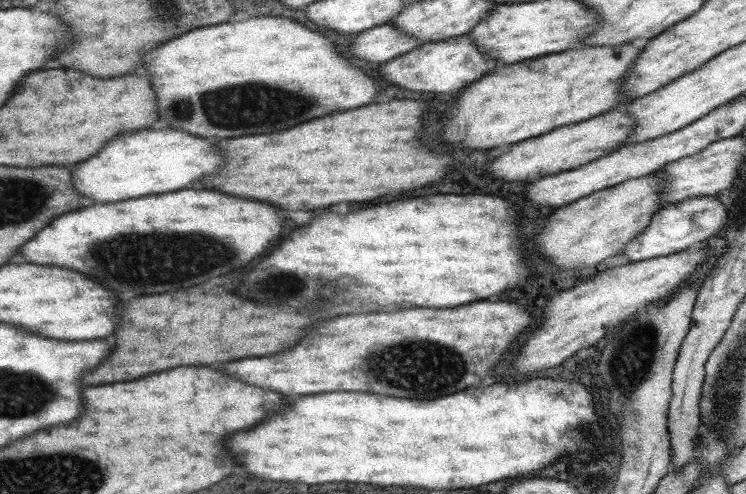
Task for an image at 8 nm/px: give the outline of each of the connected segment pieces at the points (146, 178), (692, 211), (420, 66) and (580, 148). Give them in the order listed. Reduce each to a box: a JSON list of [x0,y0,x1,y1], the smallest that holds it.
[[73,130,221,202],[619,195,727,263],[376,34,499,96],[489,109,634,182]]

